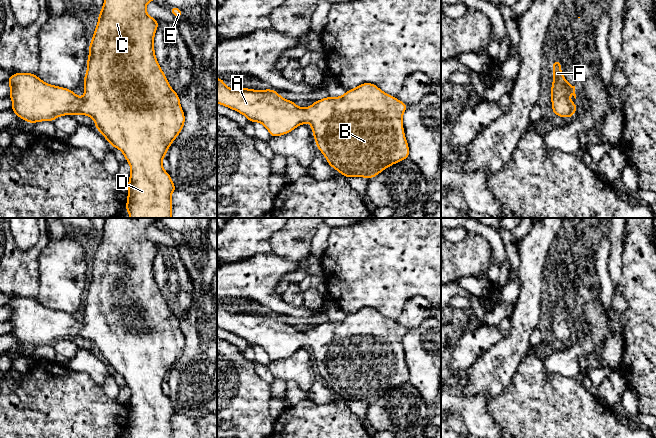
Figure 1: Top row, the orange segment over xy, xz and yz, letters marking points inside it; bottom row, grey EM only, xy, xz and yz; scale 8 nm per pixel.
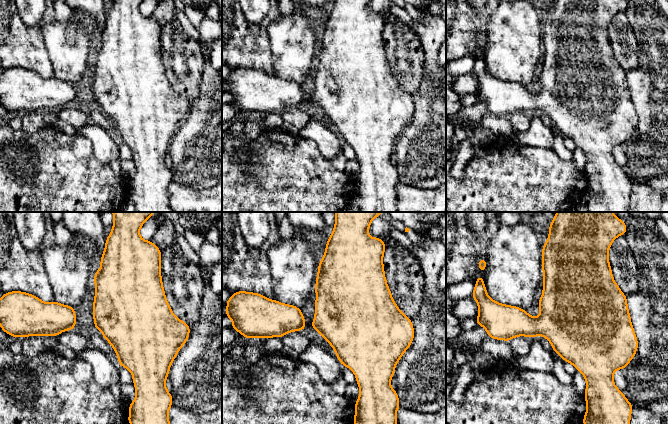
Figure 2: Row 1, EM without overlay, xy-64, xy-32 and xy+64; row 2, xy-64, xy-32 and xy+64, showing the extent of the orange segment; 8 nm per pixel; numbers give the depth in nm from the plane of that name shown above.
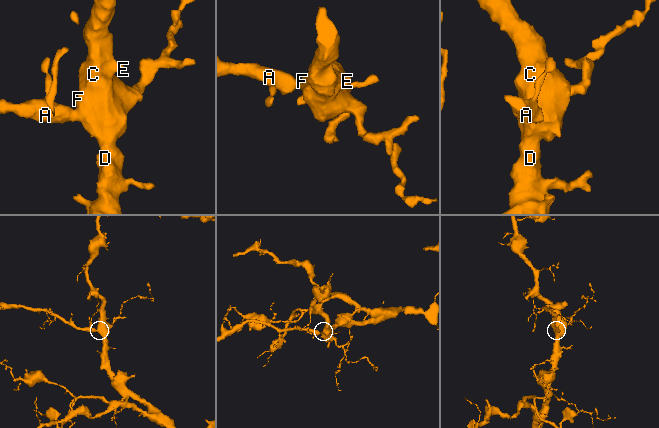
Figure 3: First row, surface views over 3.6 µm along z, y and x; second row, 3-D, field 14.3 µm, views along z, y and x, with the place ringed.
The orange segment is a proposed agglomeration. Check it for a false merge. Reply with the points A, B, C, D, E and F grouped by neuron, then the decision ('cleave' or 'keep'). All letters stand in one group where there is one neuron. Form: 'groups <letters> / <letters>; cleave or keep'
groups A B C D E F; keep

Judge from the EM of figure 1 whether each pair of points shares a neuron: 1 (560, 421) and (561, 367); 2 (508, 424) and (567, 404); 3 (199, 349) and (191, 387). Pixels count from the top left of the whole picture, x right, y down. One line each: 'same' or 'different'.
1: different
2: same
3: same

